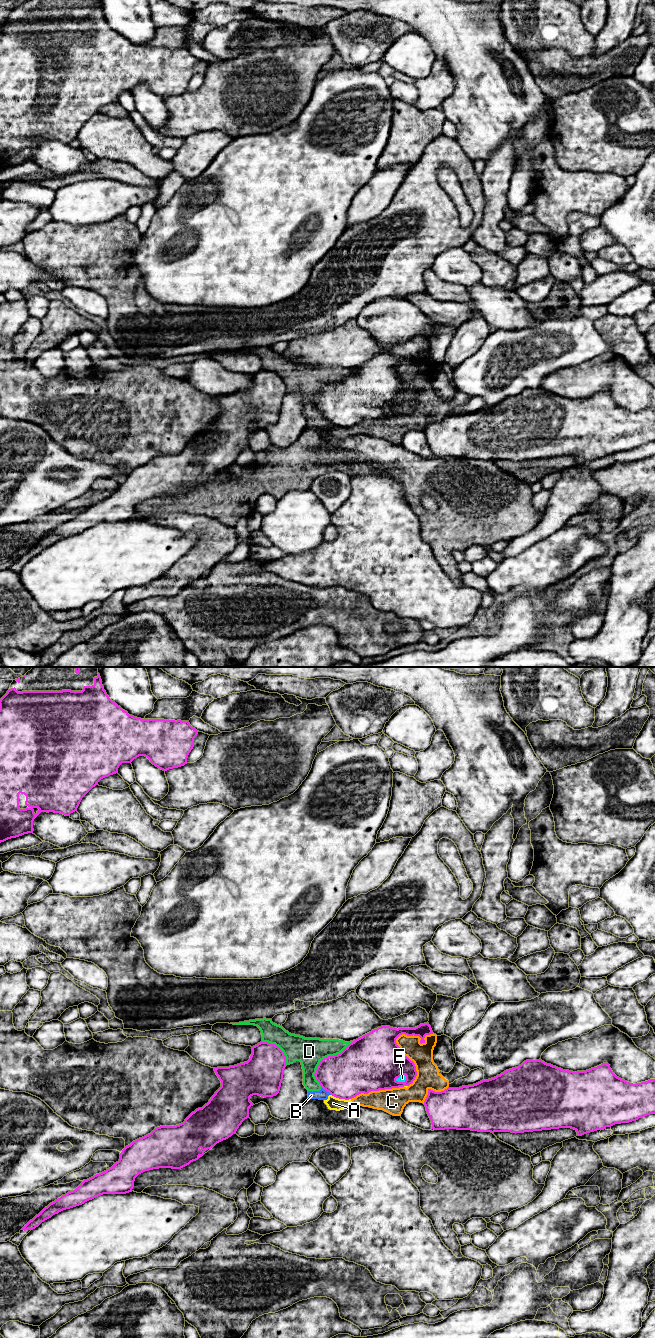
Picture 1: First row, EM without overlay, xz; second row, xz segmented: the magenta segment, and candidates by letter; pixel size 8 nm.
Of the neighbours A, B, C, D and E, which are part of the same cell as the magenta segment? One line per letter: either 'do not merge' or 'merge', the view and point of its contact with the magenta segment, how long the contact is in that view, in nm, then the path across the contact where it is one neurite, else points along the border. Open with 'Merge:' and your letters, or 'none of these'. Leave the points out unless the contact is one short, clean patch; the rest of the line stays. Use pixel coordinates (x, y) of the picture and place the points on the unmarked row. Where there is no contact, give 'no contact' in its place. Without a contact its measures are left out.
Merge: E
A: do not merge | xz (341, 426) | 170 nm
B: do not merge | xz (326, 418) | 110 nm | along xz (321, 415), (331, 422)
C: do not merge | xz (395, 369) | 480 nm
D: do not merge | xz (324, 386) | 480 nm
E: merge | xz (400, 403) | 100 nm

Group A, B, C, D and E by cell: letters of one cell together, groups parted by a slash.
A B C D / E

